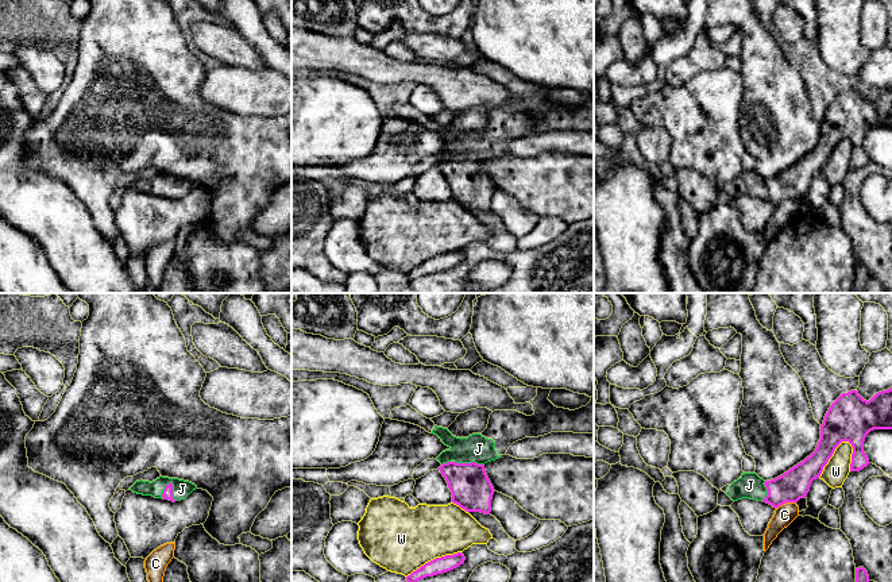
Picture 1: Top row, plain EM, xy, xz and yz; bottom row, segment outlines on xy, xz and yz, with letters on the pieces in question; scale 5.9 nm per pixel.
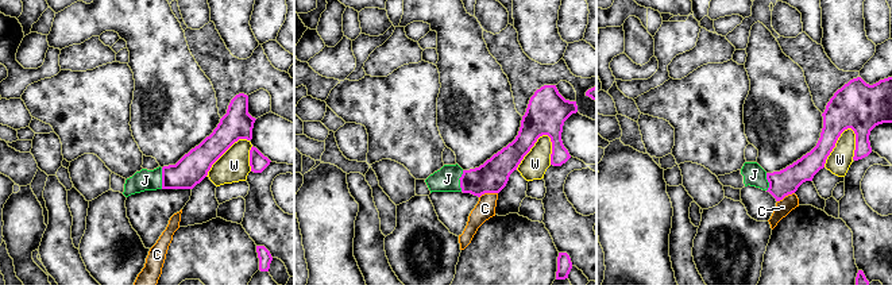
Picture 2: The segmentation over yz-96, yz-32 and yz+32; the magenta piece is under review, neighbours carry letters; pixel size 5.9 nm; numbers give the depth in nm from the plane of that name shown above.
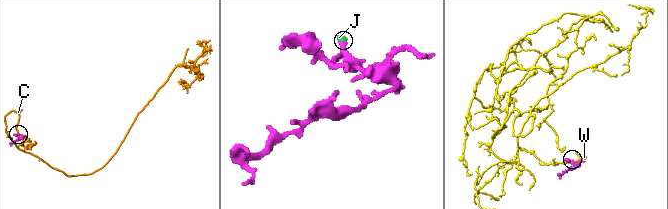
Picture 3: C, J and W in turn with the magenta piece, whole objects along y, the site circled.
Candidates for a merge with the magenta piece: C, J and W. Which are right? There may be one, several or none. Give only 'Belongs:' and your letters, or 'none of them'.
Belongs: J

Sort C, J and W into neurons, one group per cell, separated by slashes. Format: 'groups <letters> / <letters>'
groups C / J / W

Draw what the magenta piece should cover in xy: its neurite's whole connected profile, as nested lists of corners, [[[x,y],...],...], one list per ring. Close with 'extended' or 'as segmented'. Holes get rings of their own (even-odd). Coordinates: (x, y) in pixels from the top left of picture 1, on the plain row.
[[[159,174],[152,180],[136,178],[130,188],[143,193],[152,193],[155,196],[163,196],[169,199],[185,197],[197,184],[189,178]]]; extended

